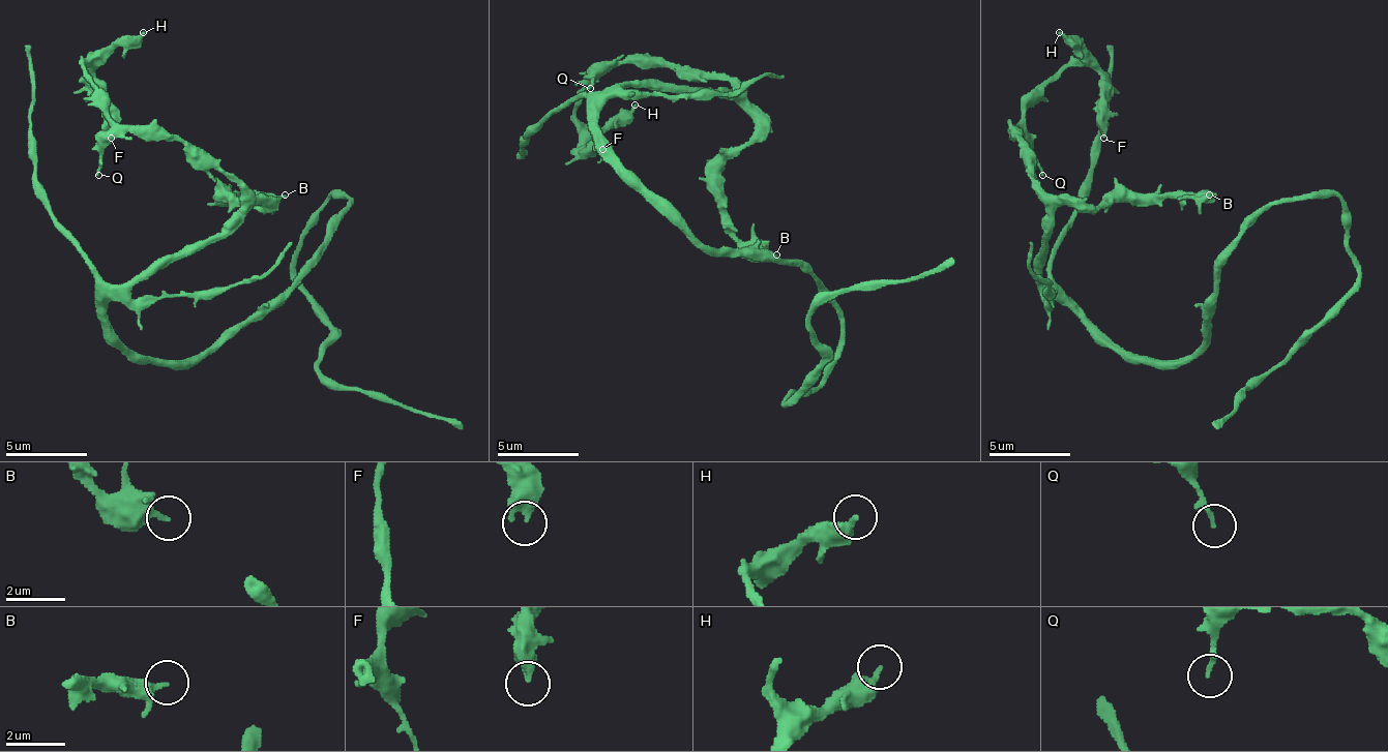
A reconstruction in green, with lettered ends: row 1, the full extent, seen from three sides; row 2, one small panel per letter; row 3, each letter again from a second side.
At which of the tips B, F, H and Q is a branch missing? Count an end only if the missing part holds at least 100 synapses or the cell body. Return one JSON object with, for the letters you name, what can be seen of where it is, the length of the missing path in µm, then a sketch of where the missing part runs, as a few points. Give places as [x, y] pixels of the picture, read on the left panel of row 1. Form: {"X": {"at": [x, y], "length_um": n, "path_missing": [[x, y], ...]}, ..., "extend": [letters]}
{"extend": []}

